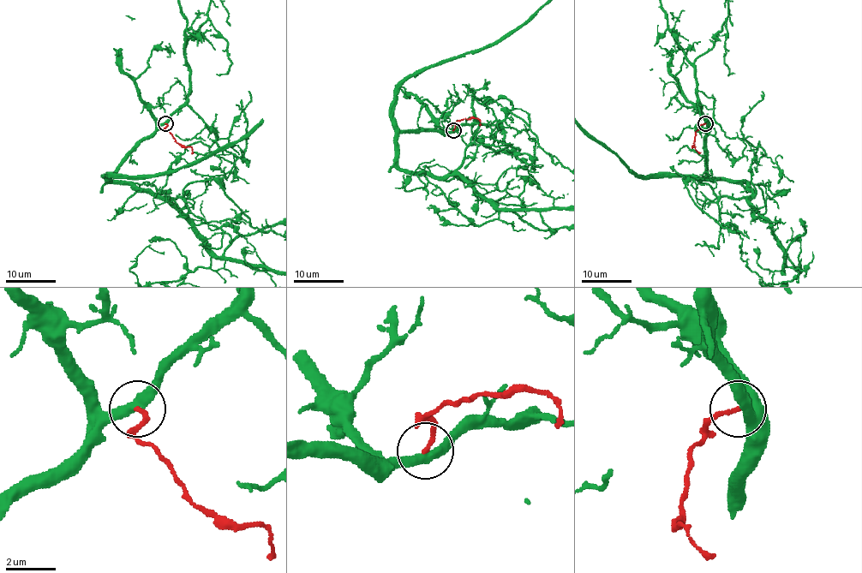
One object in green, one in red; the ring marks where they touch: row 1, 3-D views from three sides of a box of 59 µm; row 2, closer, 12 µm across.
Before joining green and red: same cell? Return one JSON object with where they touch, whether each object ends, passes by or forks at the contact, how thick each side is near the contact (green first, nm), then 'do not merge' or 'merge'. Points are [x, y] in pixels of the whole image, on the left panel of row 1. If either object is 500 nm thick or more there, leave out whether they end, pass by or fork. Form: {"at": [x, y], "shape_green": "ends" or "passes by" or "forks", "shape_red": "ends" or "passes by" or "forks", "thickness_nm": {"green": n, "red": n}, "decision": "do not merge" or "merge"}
{"at": [165, 123], "shape_green": "passes by", "shape_red": "ends", "thickness_nm": {"green": 380, "red": 170}, "decision": "merge"}

